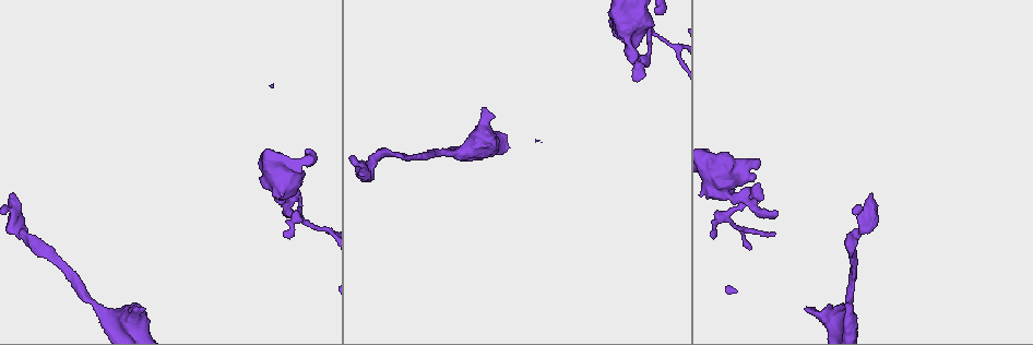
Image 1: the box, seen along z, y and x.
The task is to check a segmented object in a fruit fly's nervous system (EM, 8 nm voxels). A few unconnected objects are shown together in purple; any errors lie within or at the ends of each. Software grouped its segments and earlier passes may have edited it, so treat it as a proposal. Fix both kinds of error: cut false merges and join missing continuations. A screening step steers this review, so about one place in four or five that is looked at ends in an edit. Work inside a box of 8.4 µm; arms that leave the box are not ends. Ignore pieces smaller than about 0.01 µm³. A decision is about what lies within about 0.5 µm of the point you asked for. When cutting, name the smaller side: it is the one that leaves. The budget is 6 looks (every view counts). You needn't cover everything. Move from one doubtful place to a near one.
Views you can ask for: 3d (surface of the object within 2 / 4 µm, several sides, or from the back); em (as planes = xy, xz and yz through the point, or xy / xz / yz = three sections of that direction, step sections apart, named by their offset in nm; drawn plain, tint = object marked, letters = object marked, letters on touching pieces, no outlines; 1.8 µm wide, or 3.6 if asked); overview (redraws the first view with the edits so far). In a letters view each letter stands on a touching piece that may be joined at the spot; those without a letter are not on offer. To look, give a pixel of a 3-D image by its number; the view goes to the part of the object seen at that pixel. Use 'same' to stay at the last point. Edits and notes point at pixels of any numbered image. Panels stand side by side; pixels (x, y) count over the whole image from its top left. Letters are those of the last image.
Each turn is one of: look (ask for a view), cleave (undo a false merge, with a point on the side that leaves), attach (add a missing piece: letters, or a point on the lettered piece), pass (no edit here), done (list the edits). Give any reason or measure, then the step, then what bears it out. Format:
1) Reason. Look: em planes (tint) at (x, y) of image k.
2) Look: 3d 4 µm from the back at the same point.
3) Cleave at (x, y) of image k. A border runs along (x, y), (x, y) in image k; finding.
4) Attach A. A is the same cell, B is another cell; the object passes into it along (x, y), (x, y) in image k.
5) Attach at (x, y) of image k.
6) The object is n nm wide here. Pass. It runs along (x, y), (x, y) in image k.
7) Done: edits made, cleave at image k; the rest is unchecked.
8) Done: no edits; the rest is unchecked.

Free end. Look: 3d 4 µm at (483, 107) of image 1.

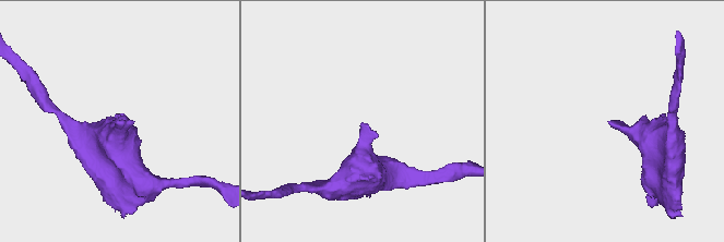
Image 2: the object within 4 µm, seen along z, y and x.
Now the EM. Look: em yz step 16 (tint) at (608, 121) of image 2.

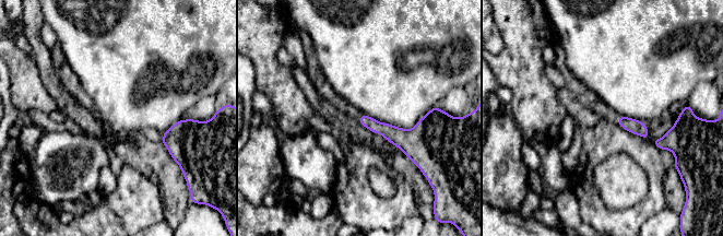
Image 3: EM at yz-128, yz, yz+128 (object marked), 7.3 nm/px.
Look: em planes (letters) at the same point.

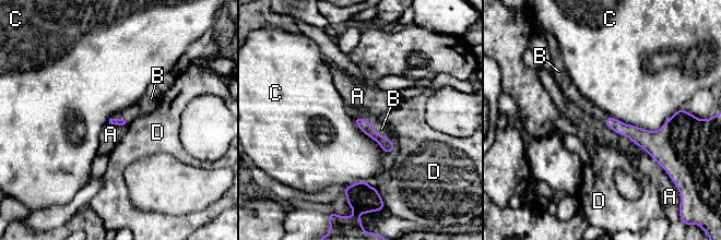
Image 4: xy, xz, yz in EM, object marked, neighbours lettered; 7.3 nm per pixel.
Attach B. B is the same cell, A, C and D are other cells; the object passes into it along (365, 126), (375, 130), (381, 129) in image 4; the neuron continues.

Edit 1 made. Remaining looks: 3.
Look: overview.

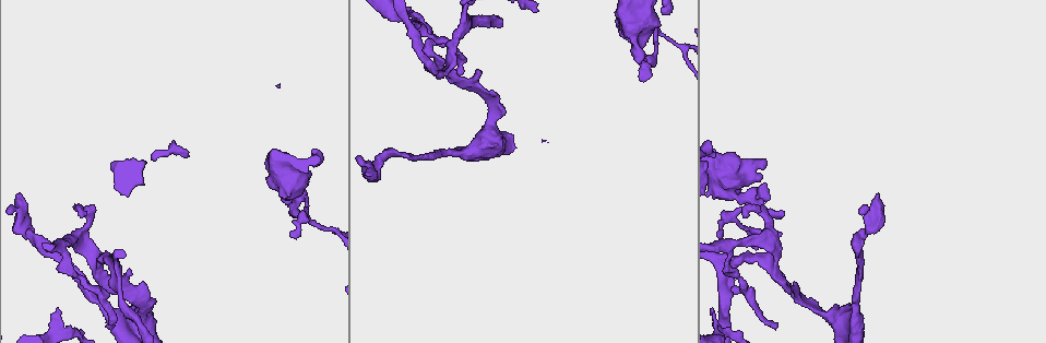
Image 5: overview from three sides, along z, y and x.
Free end. Look: em xy step 8 (letters) at (19, 195) of image 5.

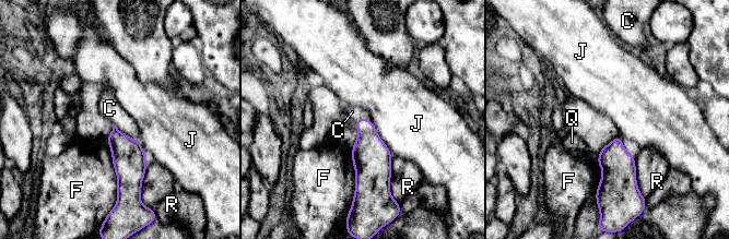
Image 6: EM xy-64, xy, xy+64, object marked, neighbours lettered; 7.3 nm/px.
Look: em planes (letters) at the same point.

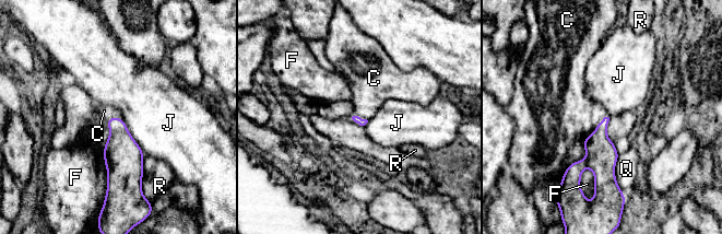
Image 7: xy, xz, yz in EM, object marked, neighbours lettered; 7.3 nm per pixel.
Pass. C, F, J, Q and R are other cells; a border runs along (606, 116), (583, 140) in image 7; none of them fits.

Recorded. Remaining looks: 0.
Done: edits made, attach at image 4; the rest is unchecked.

